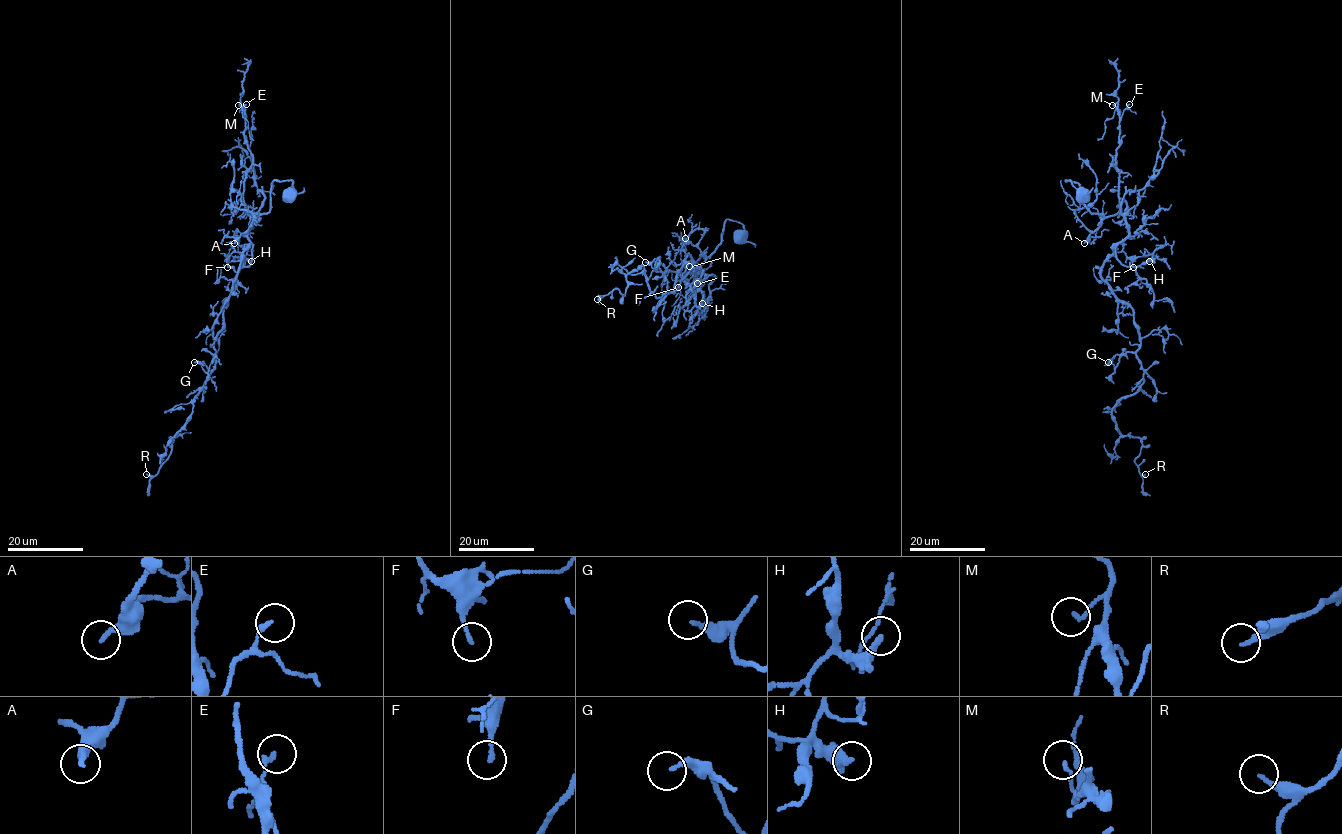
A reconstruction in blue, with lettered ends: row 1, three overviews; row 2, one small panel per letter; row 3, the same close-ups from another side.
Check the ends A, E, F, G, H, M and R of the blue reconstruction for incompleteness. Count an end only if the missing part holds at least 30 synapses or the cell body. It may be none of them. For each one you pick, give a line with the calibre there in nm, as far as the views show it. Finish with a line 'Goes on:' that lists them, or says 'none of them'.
Goes on: none of them

